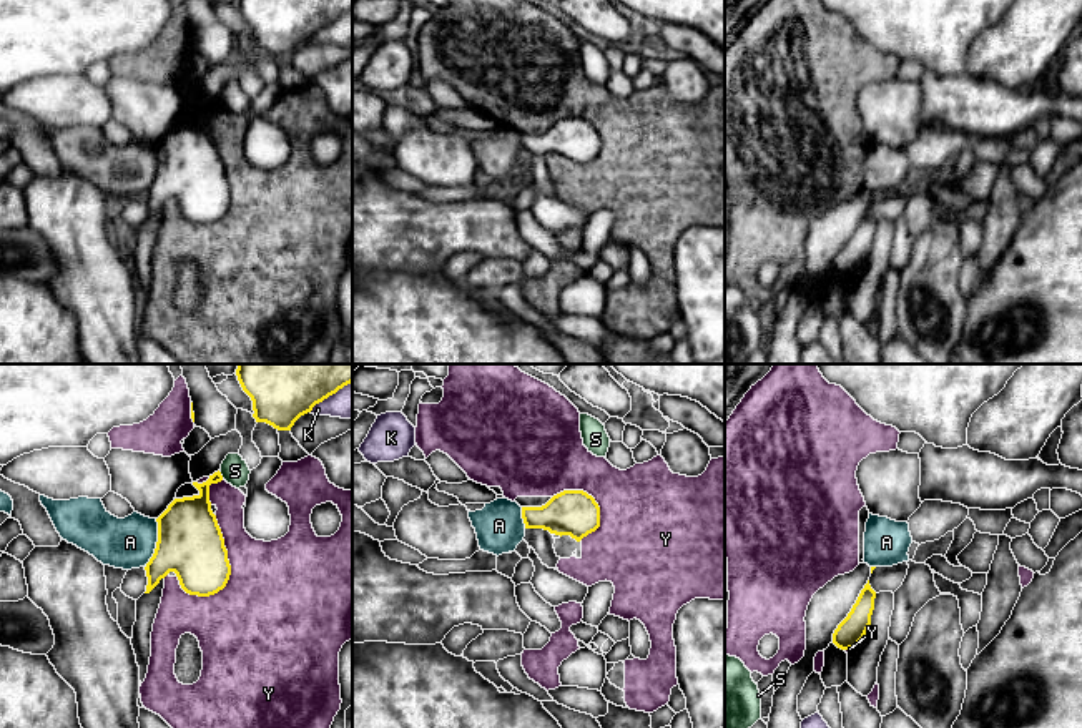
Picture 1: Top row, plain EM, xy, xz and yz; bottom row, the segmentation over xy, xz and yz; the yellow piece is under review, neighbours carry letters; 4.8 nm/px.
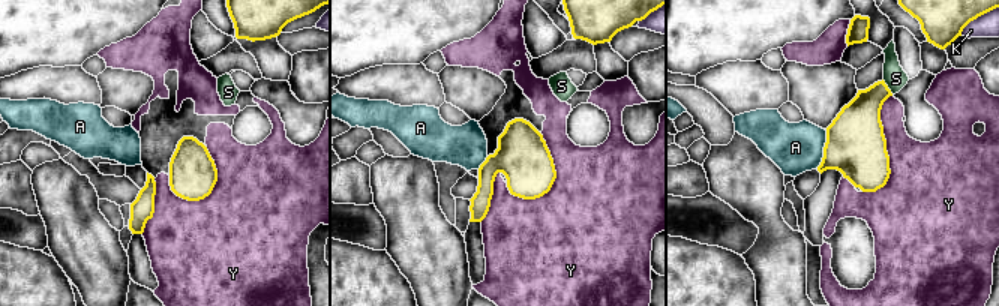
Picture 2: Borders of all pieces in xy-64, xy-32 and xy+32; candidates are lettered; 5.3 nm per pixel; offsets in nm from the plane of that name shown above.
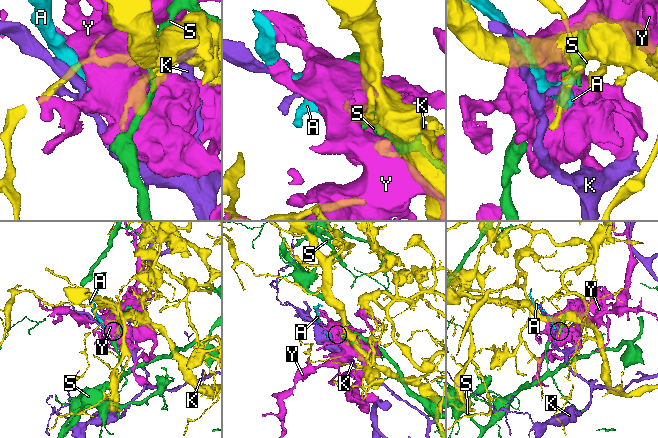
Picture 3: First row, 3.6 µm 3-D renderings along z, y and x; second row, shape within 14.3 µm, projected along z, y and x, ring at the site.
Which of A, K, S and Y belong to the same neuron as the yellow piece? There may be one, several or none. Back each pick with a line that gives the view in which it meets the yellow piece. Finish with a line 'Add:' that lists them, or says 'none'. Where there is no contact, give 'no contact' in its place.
Add: none

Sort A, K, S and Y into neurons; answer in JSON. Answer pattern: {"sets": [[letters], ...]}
{"sets": [["A"], ["K"], ["S"], ["Y"]]}

